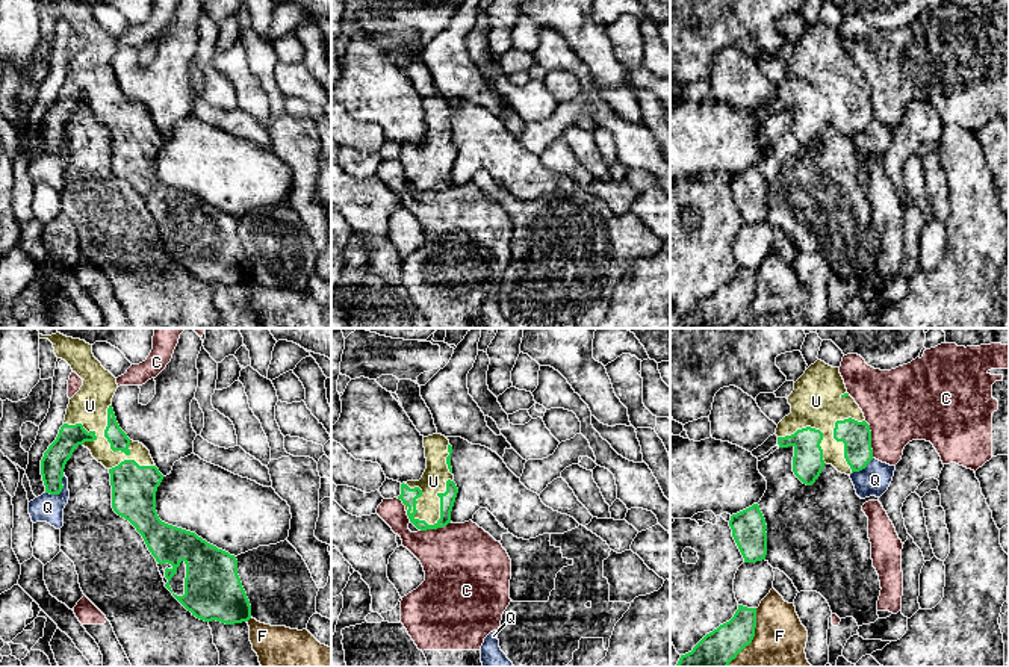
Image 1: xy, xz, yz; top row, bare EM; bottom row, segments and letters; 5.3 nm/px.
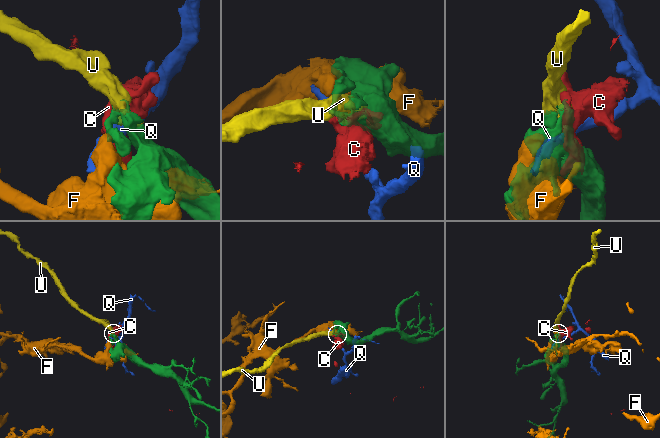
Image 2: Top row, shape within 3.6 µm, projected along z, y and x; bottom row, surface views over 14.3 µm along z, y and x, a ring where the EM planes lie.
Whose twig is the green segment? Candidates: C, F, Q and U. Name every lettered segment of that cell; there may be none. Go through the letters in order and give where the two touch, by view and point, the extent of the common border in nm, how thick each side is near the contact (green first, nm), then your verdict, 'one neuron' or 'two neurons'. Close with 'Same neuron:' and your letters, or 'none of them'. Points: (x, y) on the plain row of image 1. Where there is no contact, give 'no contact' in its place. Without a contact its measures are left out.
C: meets green in yz at (870, 100); contact 200 nm long; 160 nm thick on the green side, 380 nm on the other; two neurons
F: meets green in yz at (754, 297); contact 360 nm long; 200 nm thick on the green side, 360 nm on the other; two neurons
Q: meets green in xy at (61, 152); contact 150 nm long; 130 nm thick on the green side, 150 nm on the other; two neurons
U: meets green in xz at (440, 170); contact 300 nm long; 90 nm thick on the green side, 140 nm on the other; one neuron
Same neuron: U

